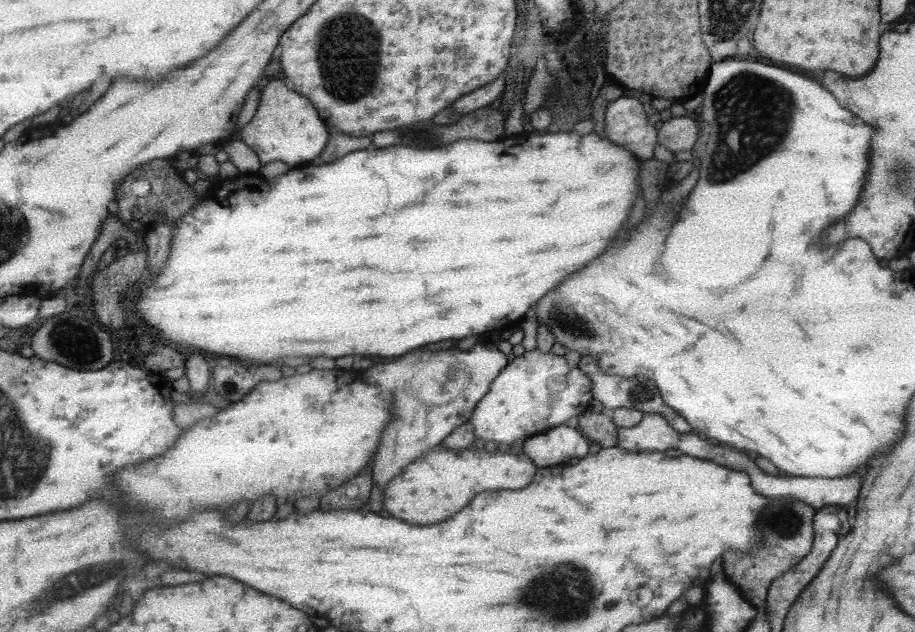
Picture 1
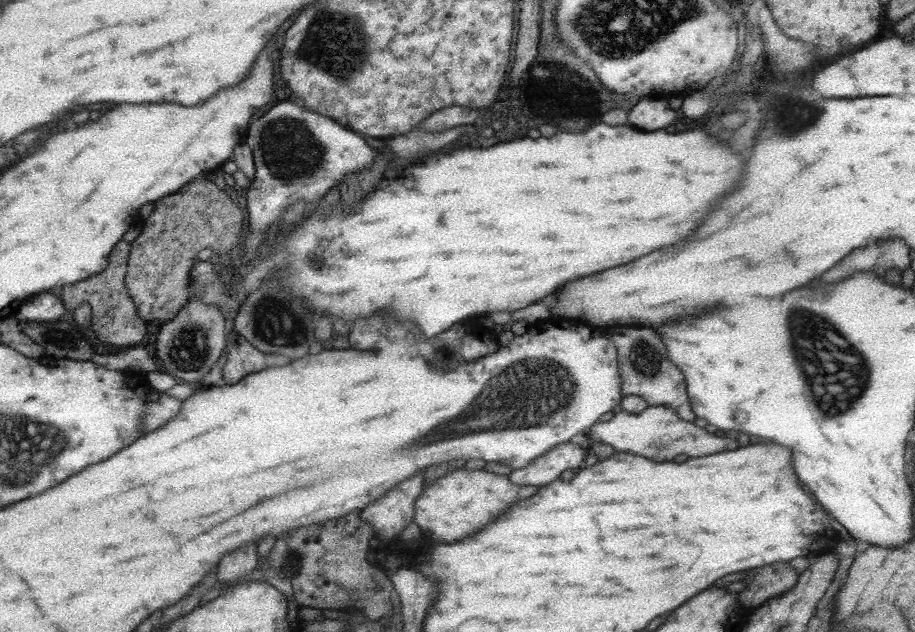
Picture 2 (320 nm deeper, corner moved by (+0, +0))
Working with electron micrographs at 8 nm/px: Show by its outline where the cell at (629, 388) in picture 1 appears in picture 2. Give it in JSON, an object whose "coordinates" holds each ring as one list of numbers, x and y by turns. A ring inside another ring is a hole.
{"coordinates":[[613,325,605,334,616,346,619,373,622,380,622,393,640,396,649,407,667,407,673,409,681,420,693,421,693,414,686,392,683,374,671,364,668,350,651,328,625,327]]}

